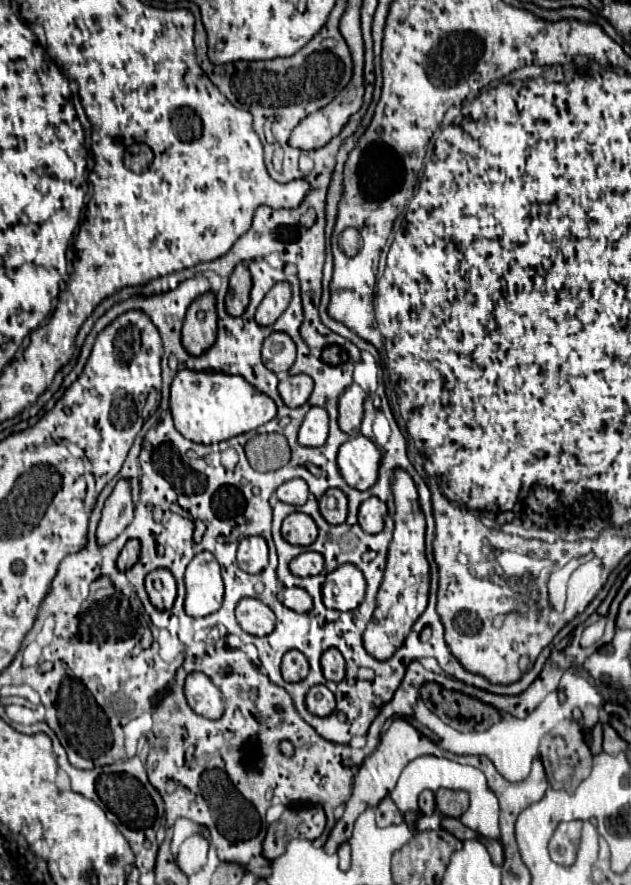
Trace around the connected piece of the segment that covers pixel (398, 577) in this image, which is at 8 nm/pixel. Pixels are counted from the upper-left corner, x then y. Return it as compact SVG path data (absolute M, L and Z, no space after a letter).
M403 470L395 472L393 478L393 496L395 496L395 530L387 554L387 570L377 594L377 608L371 622L363 634L365 650L375 660L389 660L405 642L415 620L427 608L429 594L429 562L425 554L425 518L423 514L413 514L411 508L419 500L417 488L411 476Z

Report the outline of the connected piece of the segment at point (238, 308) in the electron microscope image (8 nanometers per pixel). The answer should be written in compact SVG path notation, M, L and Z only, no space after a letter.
M237 264L233 270L233 276L229 278L229 296L227 296L227 312L231 316L241 316L249 304L253 280L247 270L247 266Z

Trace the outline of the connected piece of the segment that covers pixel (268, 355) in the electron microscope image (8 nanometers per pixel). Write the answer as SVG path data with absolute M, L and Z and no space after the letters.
M271 332L263 342L261 356L263 364L275 374L287 372L297 358L297 346L285 332Z

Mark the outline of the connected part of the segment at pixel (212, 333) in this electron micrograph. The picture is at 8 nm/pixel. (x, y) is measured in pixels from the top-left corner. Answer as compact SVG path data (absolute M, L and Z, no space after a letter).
M207 292L191 302L183 322L183 346L189 354L205 352L217 336L215 294Z

